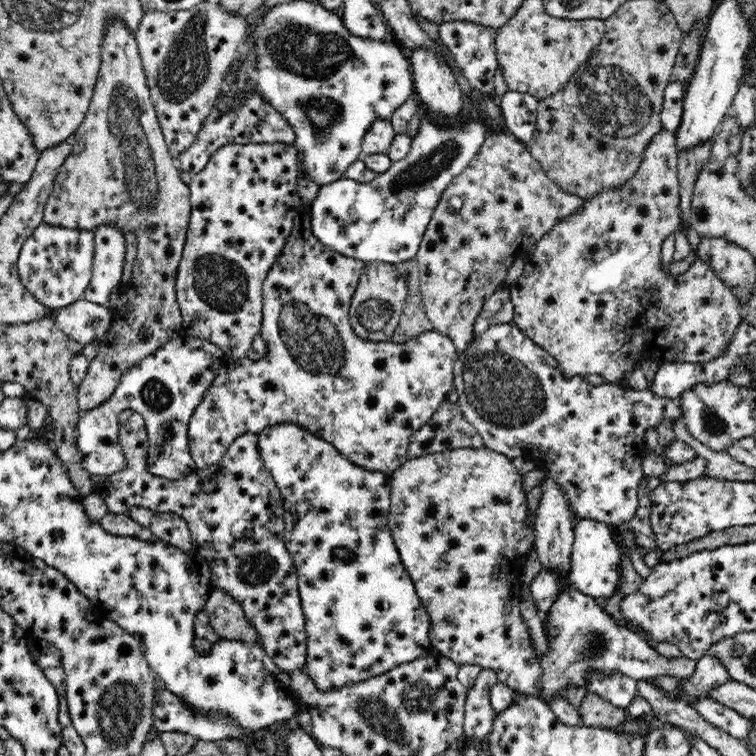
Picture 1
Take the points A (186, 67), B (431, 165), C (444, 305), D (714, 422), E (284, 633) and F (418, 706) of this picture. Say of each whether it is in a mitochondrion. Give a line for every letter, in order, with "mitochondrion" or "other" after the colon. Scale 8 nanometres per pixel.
A: mitochondrion
B: mitochondrion
C: other
D: mitochondrion
E: other
F: other

